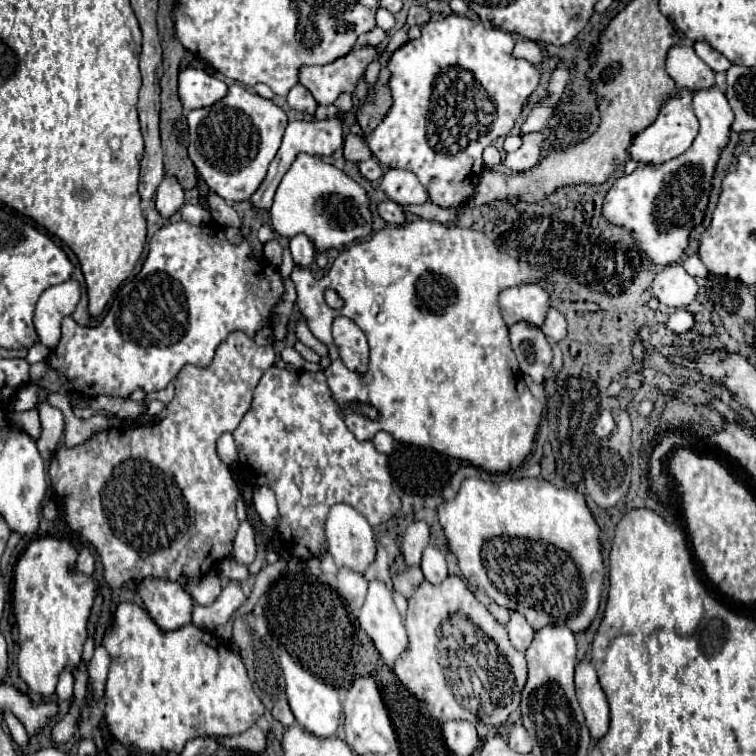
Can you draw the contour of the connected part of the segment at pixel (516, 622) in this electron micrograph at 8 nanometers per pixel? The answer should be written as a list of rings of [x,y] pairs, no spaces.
[[[511,612],[511,620],[507,624],[507,632],[509,632],[509,640],[511,644],[519,650],[519,652],[525,652],[535,636],[535,630],[529,626],[527,618],[519,612]]]

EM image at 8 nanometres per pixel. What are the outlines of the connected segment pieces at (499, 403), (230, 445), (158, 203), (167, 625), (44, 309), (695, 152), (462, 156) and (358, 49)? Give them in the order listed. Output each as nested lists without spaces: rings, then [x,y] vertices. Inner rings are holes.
[[[429,220],[389,226],[373,234],[371,240],[349,246],[319,280],[315,280],[307,268],[295,266],[291,272],[291,280],[297,288],[299,310],[313,336],[329,348],[331,366],[325,370],[325,376],[333,398],[341,408],[357,400],[361,404],[371,402],[379,410],[377,420],[345,412],[345,424],[355,438],[373,440],[379,430],[385,430],[397,442],[433,448],[445,456],[465,460],[493,474],[509,472],[527,458],[533,448],[543,410],[541,402],[521,382],[507,326],[499,312],[497,294],[503,288],[535,282],[541,276],[543,272],[539,268],[501,252],[483,232]],[[327,288],[343,292],[345,306],[341,310],[333,310],[325,304],[323,292]],[[337,316],[351,318],[367,334],[371,346],[367,376],[357,376],[337,364],[337,348],[331,336],[331,322]]]
[[[229,432],[223,434],[223,436],[217,440],[217,454],[219,454],[219,458],[221,458],[227,466],[231,466],[231,464],[237,462],[237,448],[235,448],[233,436],[231,436]]]
[[[163,178],[155,192],[155,208],[159,210],[159,214],[169,220],[183,206],[183,202],[183,188],[177,178]]]
[[[145,578],[139,584],[139,596],[151,618],[163,630],[177,630],[191,622],[195,600],[187,594],[183,582]]]
[[[67,280],[63,284],[47,288],[35,310],[35,328],[39,334],[39,342],[47,348],[55,348],[59,336],[59,324],[65,316],[73,314],[77,302],[81,298],[81,286],[77,280]]]
[[[717,88],[693,92],[693,108],[701,126],[691,148],[657,168],[639,166],[629,176],[621,176],[607,192],[601,208],[605,222],[625,228],[637,240],[637,246],[647,260],[657,266],[677,262],[687,250],[691,230],[705,218],[717,160],[729,144],[733,110],[729,108],[725,94]]]
[[[451,14],[443,20],[437,20],[437,22],[427,22],[421,30],[421,38],[419,40],[409,40],[405,46],[401,46],[393,58],[391,58],[391,80],[389,80],[389,86],[391,86],[391,94],[393,94],[393,106],[389,110],[389,114],[383,118],[383,122],[373,130],[373,134],[367,138],[367,144],[371,148],[371,152],[375,154],[375,158],[389,166],[389,168],[405,168],[405,170],[411,170],[419,180],[421,184],[425,184],[427,192],[429,192],[429,202],[441,206],[441,208],[459,208],[461,204],[469,202],[473,196],[475,196],[475,188],[479,184],[479,176],[483,172],[483,150],[493,144],[499,136],[507,136],[525,104],[525,100],[529,98],[529,94],[537,88],[539,84],[539,70],[531,64],[531,62],[525,62],[525,60],[517,60],[511,56],[511,50],[515,46],[515,40],[511,38],[509,32],[505,30],[499,30],[492,25],[489,25],[471,18],[465,18],[465,16],[457,16],[457,14]]]
[[[355,46],[349,56],[341,56],[333,64],[301,68],[299,82],[321,106],[329,106],[341,94],[351,94],[367,66],[377,58],[379,52],[375,46]]]

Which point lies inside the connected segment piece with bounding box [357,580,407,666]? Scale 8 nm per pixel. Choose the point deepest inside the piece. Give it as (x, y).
(378, 616)

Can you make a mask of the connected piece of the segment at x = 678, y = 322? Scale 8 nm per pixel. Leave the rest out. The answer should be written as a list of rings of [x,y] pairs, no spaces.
[[[677,310],[675,312],[675,324],[673,324],[673,314],[667,318],[667,326],[673,332],[685,332],[689,328],[693,328],[695,324],[695,314],[687,312],[687,310]]]

